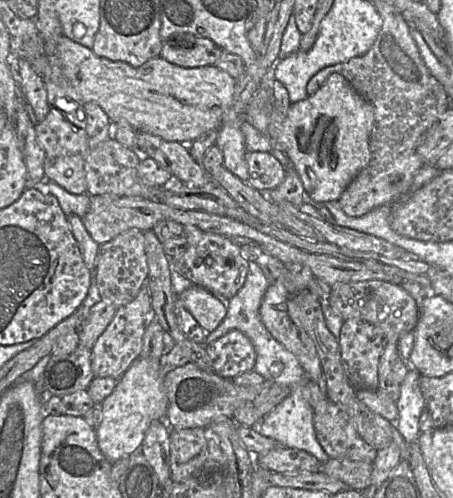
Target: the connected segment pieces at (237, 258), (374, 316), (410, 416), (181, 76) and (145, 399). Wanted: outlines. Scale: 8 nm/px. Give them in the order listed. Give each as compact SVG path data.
M185 225L184 228L188 248L181 257L173 258L173 269L194 285L206 288L227 303L243 287L249 272L249 261L242 255L240 245L219 234L204 232L193 225Z
M383 280L337 283L330 289L328 302L343 320L362 319L376 326L384 335L386 342L398 342L400 337L415 329L420 309L413 297L400 285Z
M415 368L408 370L396 402L398 418L390 421L409 444L418 441L421 433L419 419L426 408L426 402L419 386L420 377L420 372Z
M64 34L57 42L55 58L82 103L97 103L114 125L127 125L187 146L207 131L217 131L215 145L223 154L226 169L250 184L247 149L241 130L243 118L233 109L237 80L227 72L214 65L184 68L161 57L137 68L123 61L99 57L92 49Z
M139 357L118 379L113 392L100 404L103 412L101 424L96 429L98 447L110 463L139 452L150 423L161 420L168 412L168 396L164 384L163 367L160 360Z

